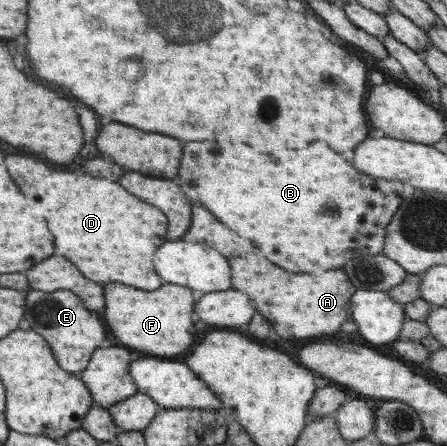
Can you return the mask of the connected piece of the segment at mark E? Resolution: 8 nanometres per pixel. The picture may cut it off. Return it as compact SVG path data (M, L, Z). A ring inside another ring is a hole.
M29 289L26 292L26 310L23 317L24 326L42 334L53 349L57 362L67 373L83 371L90 363L90 357L98 349L109 344L109 333L105 321L97 315L91 315L86 303L71 290L43 292Z

